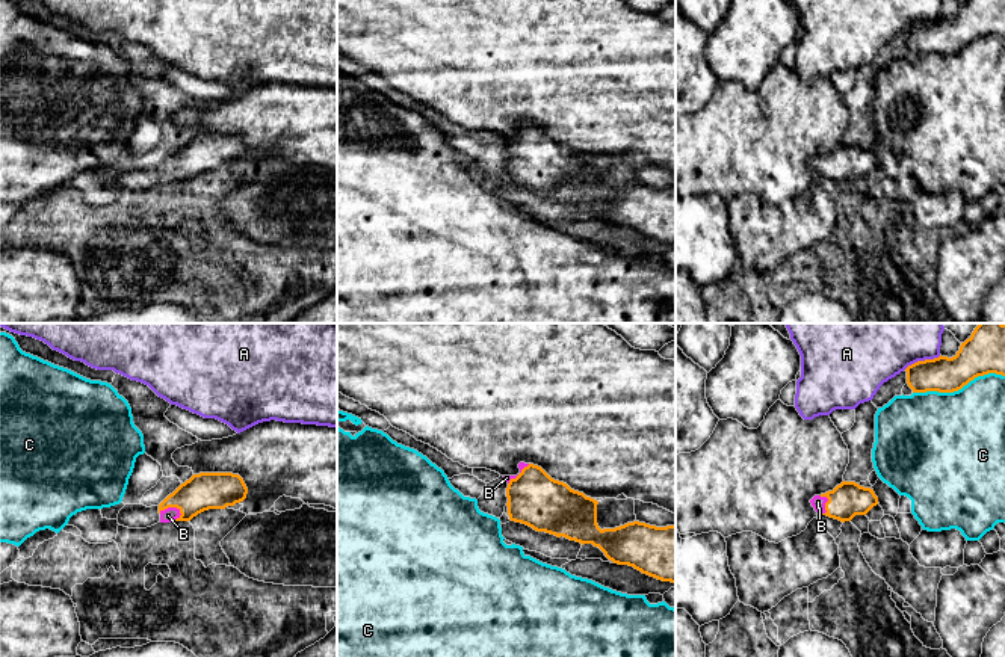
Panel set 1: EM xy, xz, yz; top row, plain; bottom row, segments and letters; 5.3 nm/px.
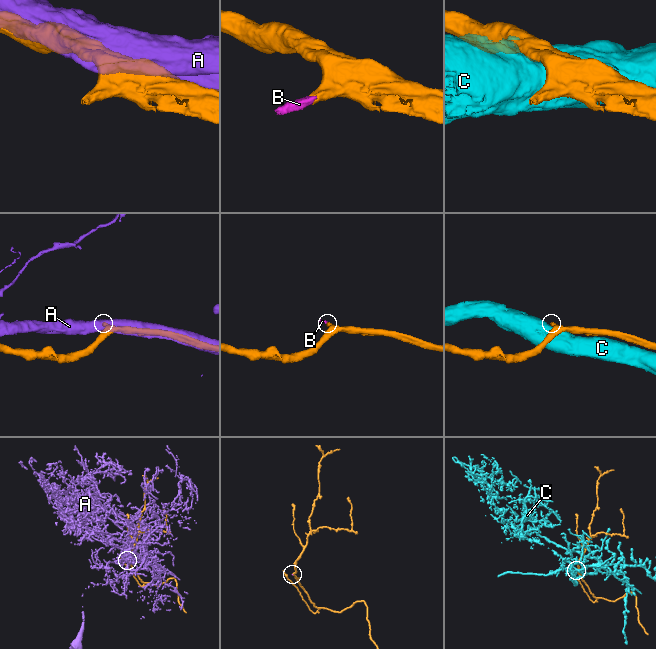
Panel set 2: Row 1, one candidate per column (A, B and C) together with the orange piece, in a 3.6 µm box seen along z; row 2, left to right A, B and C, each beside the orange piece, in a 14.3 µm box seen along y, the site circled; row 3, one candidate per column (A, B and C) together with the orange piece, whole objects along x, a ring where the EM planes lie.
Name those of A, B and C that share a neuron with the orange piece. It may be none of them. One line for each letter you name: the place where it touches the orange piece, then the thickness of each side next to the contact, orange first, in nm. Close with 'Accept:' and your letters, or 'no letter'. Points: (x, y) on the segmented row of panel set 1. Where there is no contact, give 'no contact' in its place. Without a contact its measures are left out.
B: contact xy (171, 506); calibres 200 and 80 nm
Accept: B

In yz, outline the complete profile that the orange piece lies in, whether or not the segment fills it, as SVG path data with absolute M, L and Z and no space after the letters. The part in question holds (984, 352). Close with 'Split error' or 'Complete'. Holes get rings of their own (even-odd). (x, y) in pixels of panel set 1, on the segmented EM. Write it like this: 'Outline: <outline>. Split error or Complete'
Outline: M979 323L955 356L917 361L905 372L913 393L954 393L978 376L1005 376L1005 325Z. Complete

